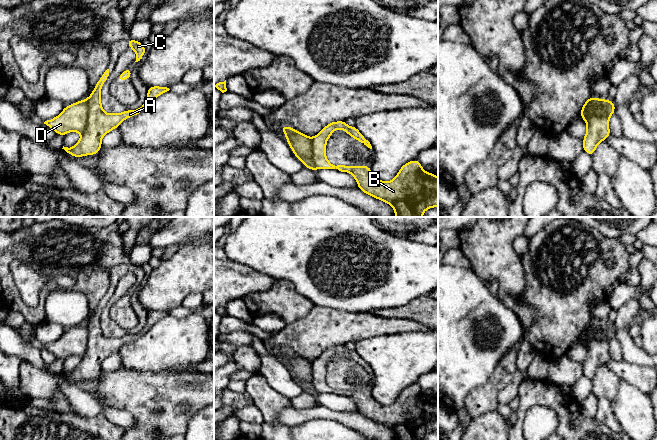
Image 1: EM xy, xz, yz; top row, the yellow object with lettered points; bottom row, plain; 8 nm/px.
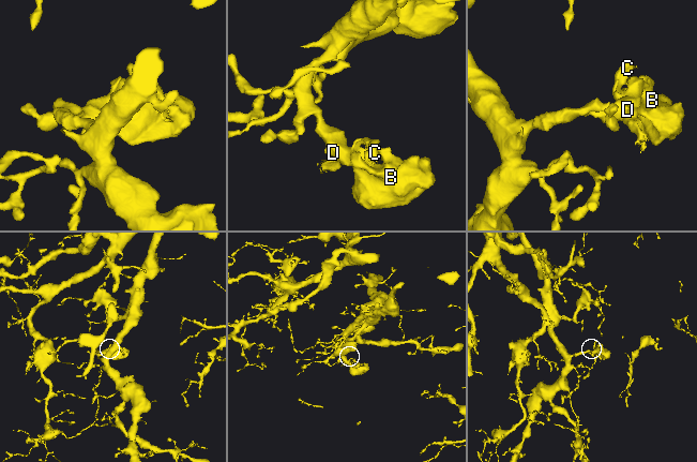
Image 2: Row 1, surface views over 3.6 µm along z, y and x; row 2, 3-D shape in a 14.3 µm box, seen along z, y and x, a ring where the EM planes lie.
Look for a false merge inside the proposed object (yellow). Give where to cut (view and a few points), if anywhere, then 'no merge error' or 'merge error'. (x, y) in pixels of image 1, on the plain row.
xy (86, 324), (87, 346), (81, 357) | merge error

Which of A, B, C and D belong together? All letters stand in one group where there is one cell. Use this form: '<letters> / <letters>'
A B C / D

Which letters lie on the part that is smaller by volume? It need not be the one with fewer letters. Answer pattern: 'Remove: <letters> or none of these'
Remove: A, B, C

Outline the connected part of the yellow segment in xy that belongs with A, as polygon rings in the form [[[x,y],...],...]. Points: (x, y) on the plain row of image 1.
[[[107,293],[101,302],[97,304],[93,316],[86,323],[88,329],[88,343],[86,351],[81,357],[80,364],[73,371],[68,372],[63,370],[62,372],[73,381],[83,381],[99,377],[100,373],[103,371],[101,363],[104,359],[113,353],[119,352],[119,349],[123,344],[139,338],[158,320],[170,314],[167,311],[161,310],[148,311],[146,325],[140,332],[136,334],[128,333],[123,337],[107,338],[101,329],[100,317],[108,300],[109,293]]]

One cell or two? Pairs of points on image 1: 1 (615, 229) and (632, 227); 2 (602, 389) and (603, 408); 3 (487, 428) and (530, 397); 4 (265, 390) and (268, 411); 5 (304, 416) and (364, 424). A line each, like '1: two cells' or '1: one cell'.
1: one cell
2: two cells
3: two cells
4: one cell
5: one cell

